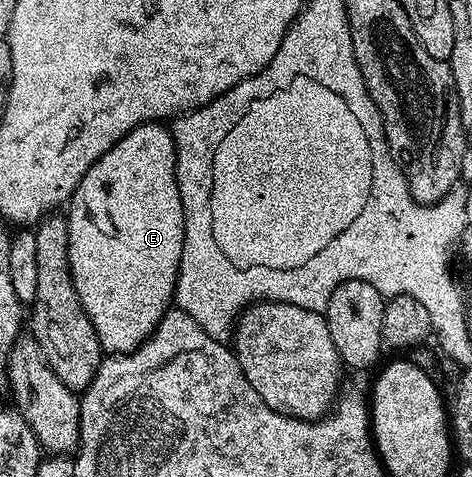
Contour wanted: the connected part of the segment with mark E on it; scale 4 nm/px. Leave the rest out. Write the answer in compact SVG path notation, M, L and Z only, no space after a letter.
M162 123L138 125L132 131L128 131L128 135L124 135L124 139L120 139L120 143L116 143L110 148L99 161L92 163L92 167L88 167L88 171L80 179L73 197L68 202L69 209L70 213L68 212L66 217L68 223L68 259L76 287L76 295L80 299L88 319L92 319L92 327L96 331L98 342L102 344L103 350L110 355L131 353L134 349L139 349L154 334L160 319L172 307L174 288L178 282L178 268L184 247L184 207L180 199L180 187L176 175L176 147L174 146L173 132Z

